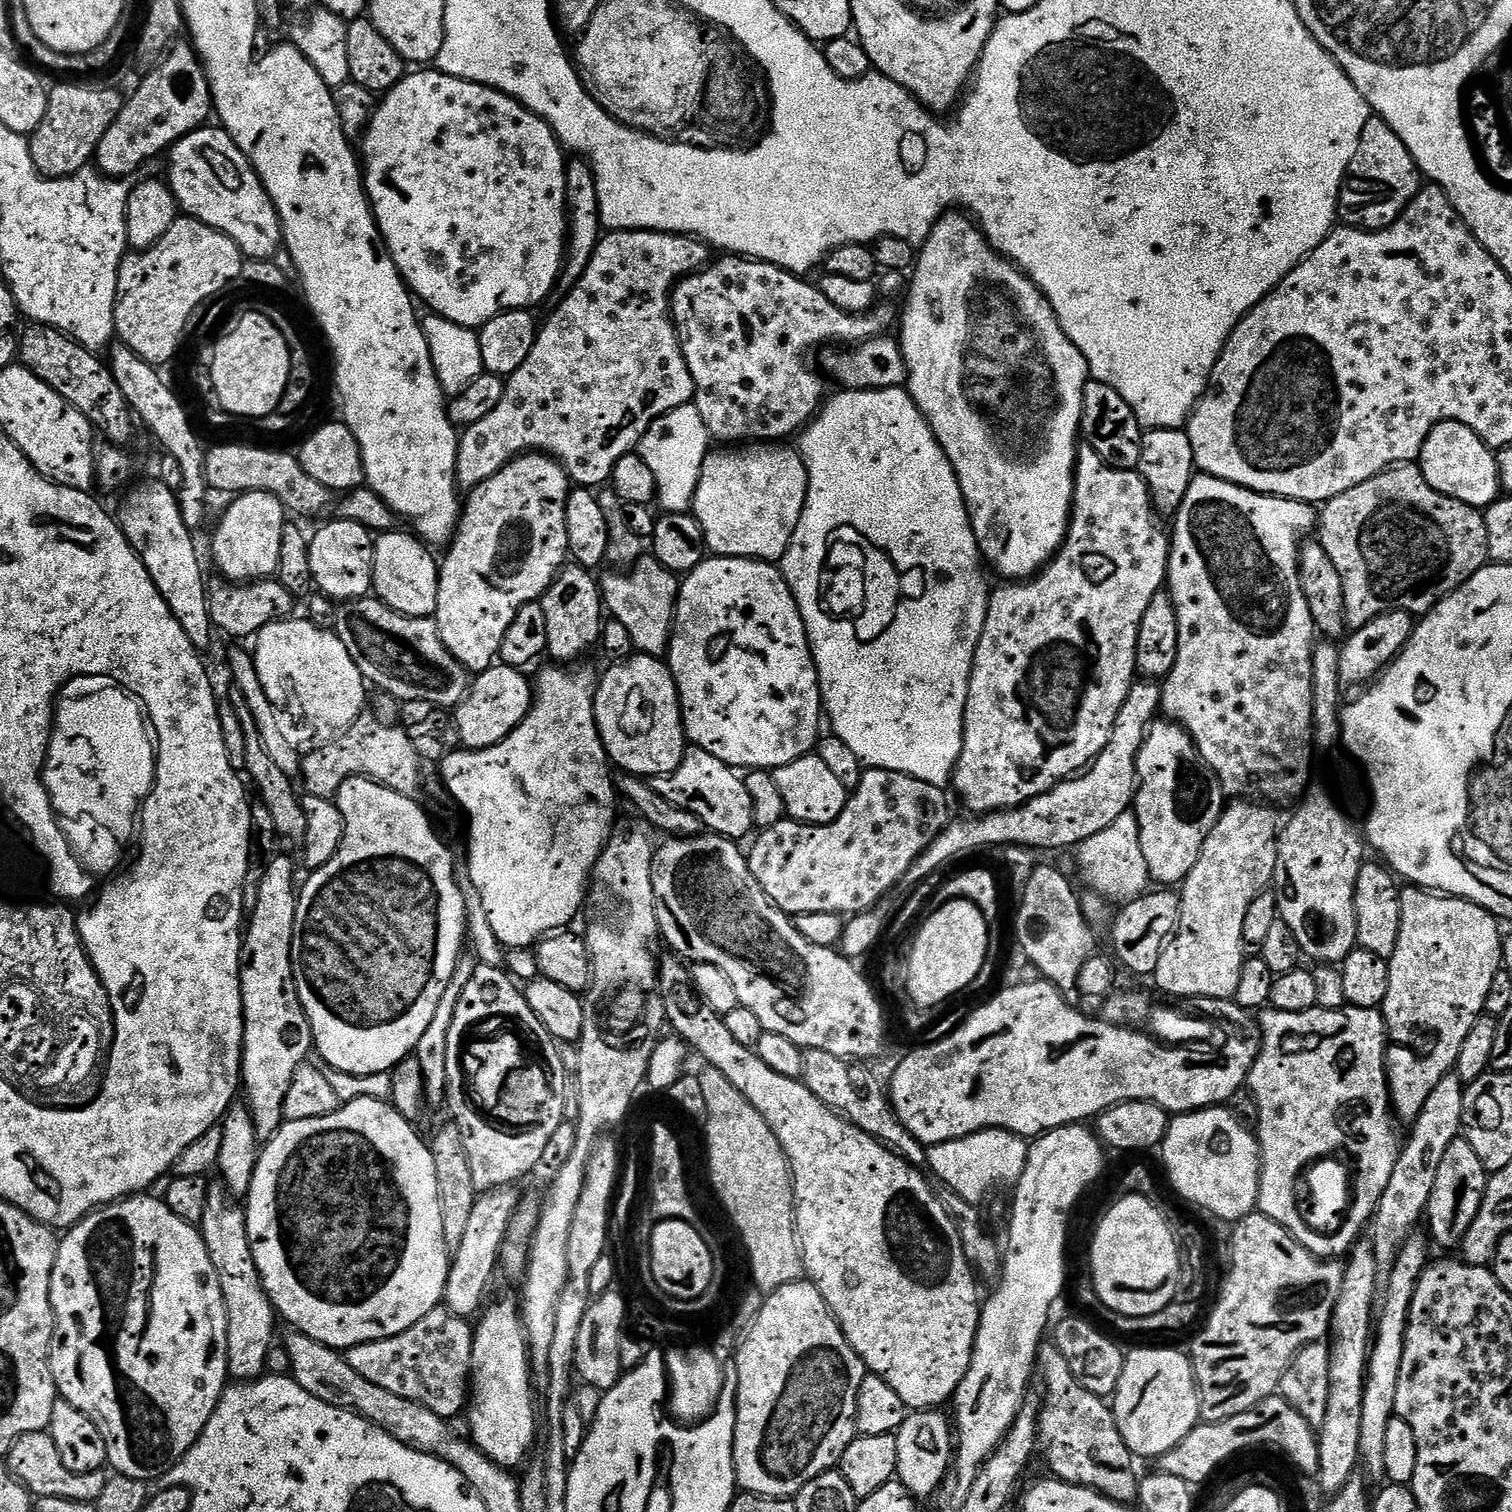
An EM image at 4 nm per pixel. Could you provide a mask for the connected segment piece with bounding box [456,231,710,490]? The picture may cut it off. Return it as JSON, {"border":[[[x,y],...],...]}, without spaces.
{"border":[[[613,232],[601,235],[598,246],[590,258],[590,266],[582,274],[582,278],[573,288],[567,289],[564,301],[552,312],[548,321],[543,321],[542,327],[536,333],[534,350],[530,350],[530,358],[514,370],[512,376],[504,381],[504,393],[502,402],[486,418],[474,422],[474,426],[463,429],[460,436],[460,449],[458,450],[458,462],[456,463],[456,482],[461,489],[471,490],[477,488],[486,478],[494,478],[502,469],[516,459],[517,456],[525,454],[543,454],[551,456],[560,463],[568,474],[568,479],[573,485],[587,488],[589,490],[599,489],[607,485],[612,479],[612,471],[618,462],[618,458],[625,456],[627,452],[633,451],[643,440],[650,430],[653,422],[659,416],[665,416],[670,410],[674,410],[683,404],[693,403],[696,387],[694,378],[688,369],[686,358],[680,349],[680,337],[676,334],[676,326],[672,322],[672,289],[686,276],[699,272],[701,268],[709,263],[709,245],[694,236],[681,236],[679,232]]]}

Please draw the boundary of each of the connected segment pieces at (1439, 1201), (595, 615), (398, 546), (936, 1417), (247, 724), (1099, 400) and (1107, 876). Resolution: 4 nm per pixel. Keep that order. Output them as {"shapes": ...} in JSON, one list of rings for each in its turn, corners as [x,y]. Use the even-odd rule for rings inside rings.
{"shapes":[[[[1458,1138],[1446,1146],[1442,1166],[1438,1166],[1438,1178],[1434,1178],[1434,1194],[1430,1194],[1426,1213],[1426,1225],[1432,1231],[1433,1241],[1436,1239],[1444,1248],[1455,1249],[1459,1246],[1474,1218],[1478,1218],[1489,1175],[1468,1140]]],[[[568,566],[561,571],[548,591],[544,593],[539,601],[542,610],[546,610],[546,642],[548,643],[547,655],[553,656],[556,662],[576,662],[581,659],[580,655],[588,647],[595,645],[600,639],[600,629],[602,627],[602,588],[595,580],[593,573],[589,569],[579,566]]],[[[389,530],[379,533],[375,537],[374,558],[372,559],[372,586],[375,599],[380,600],[386,606],[390,606],[403,616],[431,617],[438,606],[438,586],[440,585],[440,569],[438,560],[431,556],[429,545],[425,544],[419,536],[408,532],[396,532]]],[[[940,1410],[913,1411],[899,1432],[895,1433],[898,1442],[896,1475],[917,1498],[937,1495],[954,1459],[954,1428],[949,1417],[947,1420],[942,1413]]],[[[233,691],[233,696],[230,696],[230,703],[235,706],[238,710],[238,718],[242,721],[242,730],[246,734],[246,766],[243,771],[246,773],[247,779],[250,781],[252,779],[251,787],[254,789],[256,787],[256,792],[260,797],[258,797],[259,803],[266,806],[266,810],[270,810],[270,818],[274,818],[274,826],[276,827],[276,835],[281,841],[289,840],[290,843],[296,844],[296,846],[303,845],[304,839],[306,838],[306,814],[304,813],[304,805],[302,803],[301,797],[298,795],[296,797],[296,788],[294,785],[293,777],[286,775],[277,763],[270,758],[269,751],[263,746],[262,738],[259,736],[258,725],[254,720],[254,714],[251,712],[250,707],[248,707],[246,698],[239,691]]],[[[1089,379],[1082,394],[1080,436],[1083,443],[1095,450],[1109,468],[1139,469],[1140,443],[1144,432],[1134,410],[1130,410],[1130,402],[1126,402],[1126,398],[1122,398],[1122,394],[1114,390],[1114,386],[1106,386],[1106,382]]],[[[1130,810],[1126,814],[1121,814],[1116,821],[1110,822],[1110,826],[1106,826],[1106,830],[1098,830],[1094,838],[1086,838],[1086,842],[1078,846],[1079,852],[1080,864],[1092,883],[1093,893],[1103,894],[1105,897],[1131,898],[1149,891],[1150,877],[1146,857],[1142,855],[1140,827],[1136,821],[1135,811]]]]}

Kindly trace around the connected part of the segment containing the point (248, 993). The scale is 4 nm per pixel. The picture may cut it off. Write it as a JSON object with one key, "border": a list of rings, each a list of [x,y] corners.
{"border":[[[273,855],[268,861],[265,873],[258,889],[258,906],[254,906],[254,910],[247,917],[246,931],[242,936],[240,946],[240,989],[242,990],[242,1006],[244,1007],[244,1060],[240,1064],[242,1073],[242,1090],[246,1097],[246,1103],[252,1112],[254,1118],[254,1130],[258,1134],[258,1138],[262,1142],[272,1139],[273,1134],[280,1129],[284,1123],[284,1103],[286,1102],[286,1094],[290,1090],[290,1082],[294,1082],[294,1074],[298,1070],[298,1066],[302,1066],[309,1059],[308,1051],[313,1051],[312,1027],[308,1021],[306,1010],[302,1006],[302,1002],[298,998],[298,986],[296,985],[296,975],[294,974],[294,966],[292,965],[292,943],[294,942],[294,922],[296,921],[296,901],[298,899],[298,880],[296,884],[296,868],[292,865],[292,860],[288,856]]]}

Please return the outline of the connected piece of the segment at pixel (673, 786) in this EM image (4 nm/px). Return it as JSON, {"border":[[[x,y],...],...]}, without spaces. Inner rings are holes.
{"border":[[[689,747],[676,772],[669,776],[653,776],[650,783],[662,798],[674,802],[674,806],[682,806],[682,810],[690,810],[709,833],[740,842],[748,831],[753,831],[752,803],[741,773],[714,758],[714,754],[706,754],[706,750]]]}

